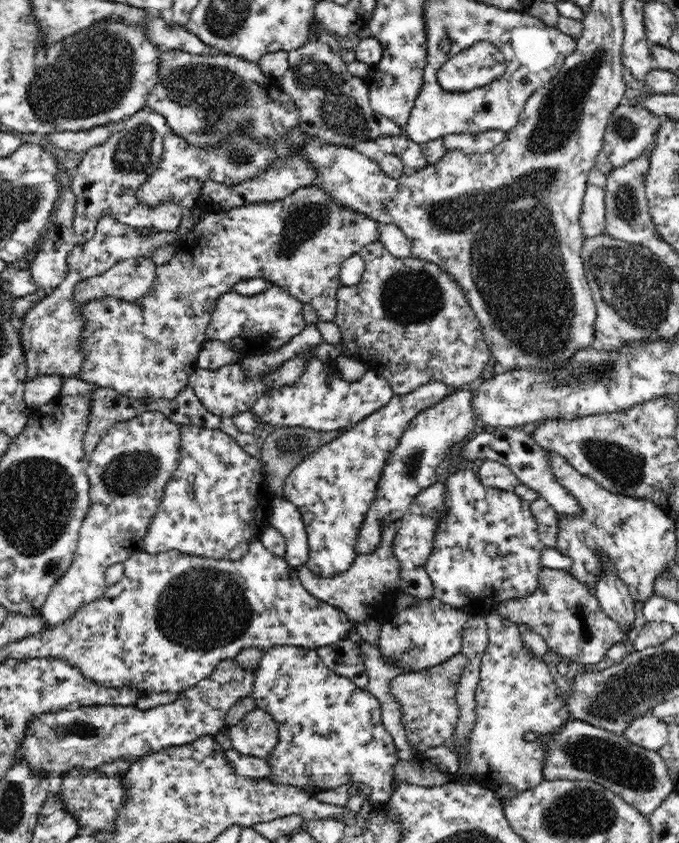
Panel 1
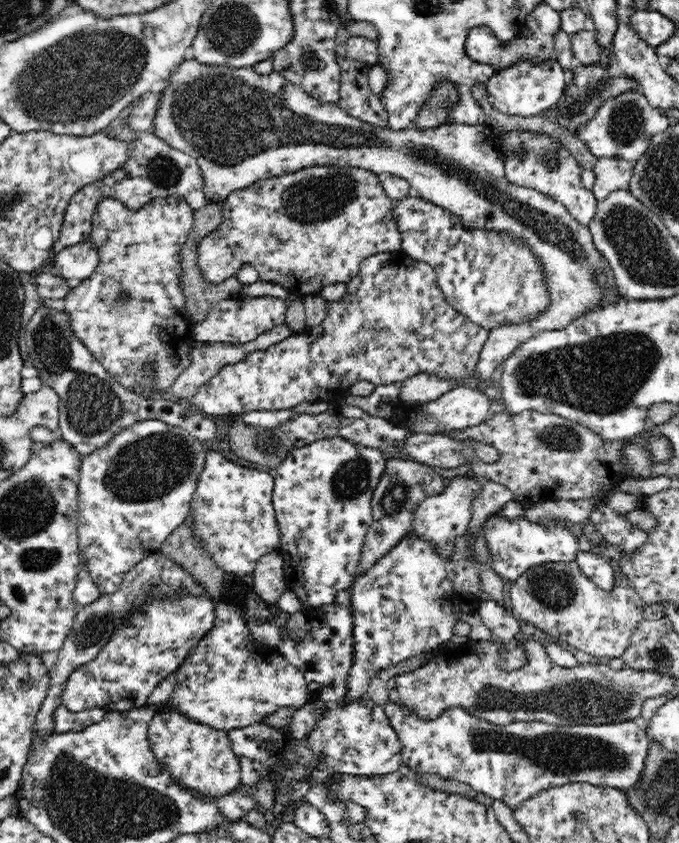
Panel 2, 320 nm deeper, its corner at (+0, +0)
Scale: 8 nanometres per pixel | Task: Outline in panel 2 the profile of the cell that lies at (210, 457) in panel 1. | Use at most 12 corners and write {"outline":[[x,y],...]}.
{"outline":[[208,451],[195,535],[226,573],[278,551],[268,472]]}

